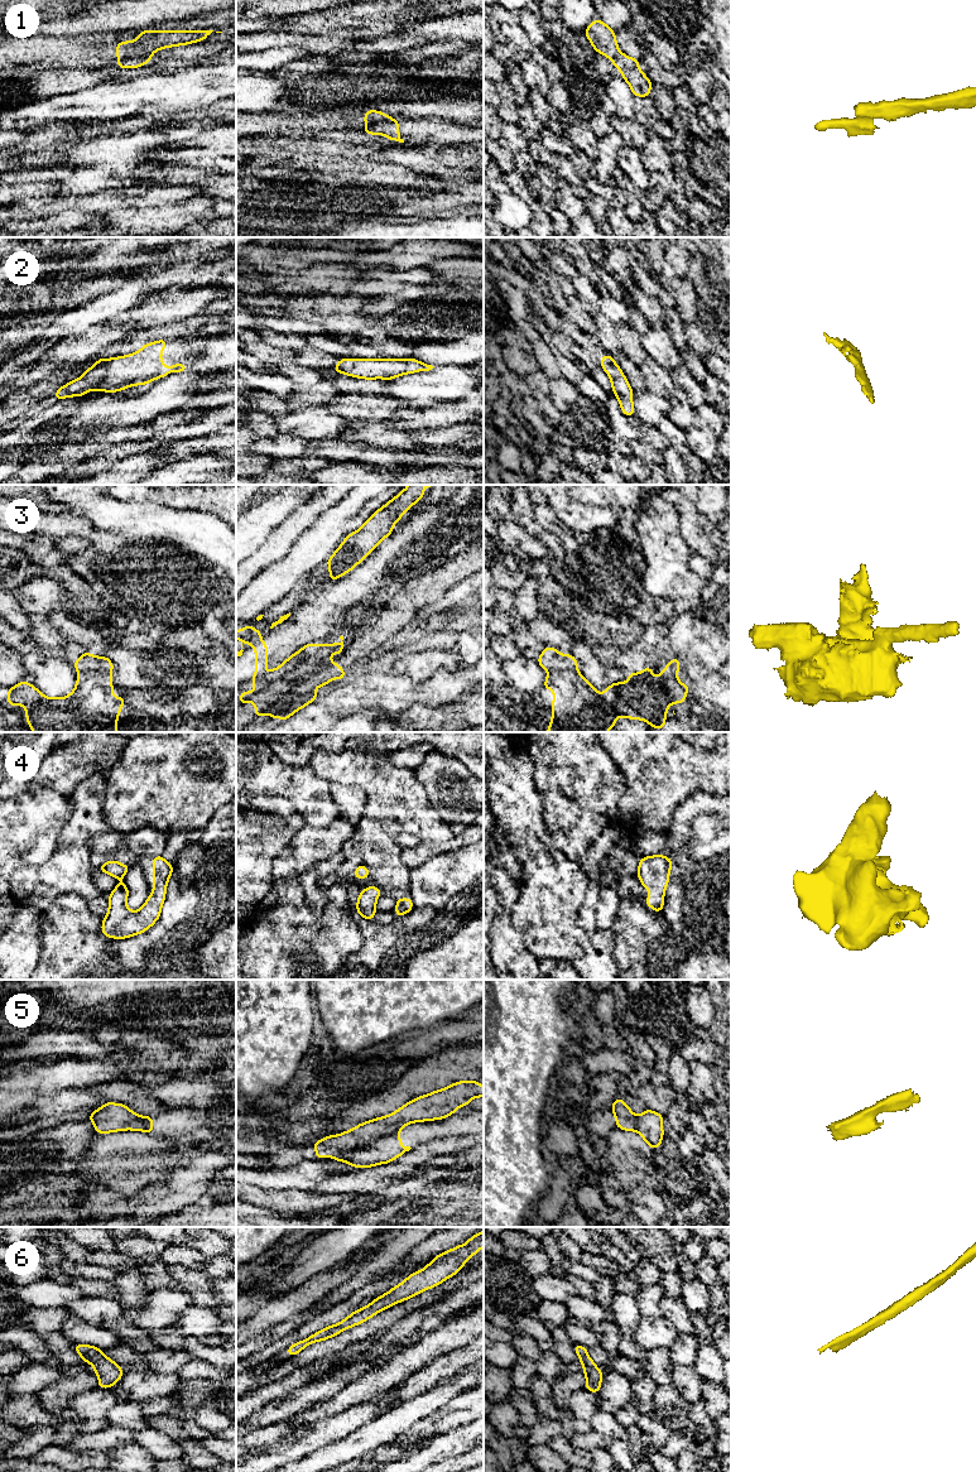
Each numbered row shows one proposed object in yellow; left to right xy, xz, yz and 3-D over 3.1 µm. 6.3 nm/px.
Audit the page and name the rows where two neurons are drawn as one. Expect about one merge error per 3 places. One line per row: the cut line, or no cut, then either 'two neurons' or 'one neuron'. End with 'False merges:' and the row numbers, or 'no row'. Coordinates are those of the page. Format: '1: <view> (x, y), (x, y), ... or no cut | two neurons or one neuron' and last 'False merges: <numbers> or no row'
1: xy (150, 53), (131, 56), (120, 61) | two neurons
2: no cut | one neuron
3: xz (346, 557), (342, 567), (330, 576) | two neurons
4: no cut | one neuron
5: xz (398, 1130), (354, 1149), (335, 1150), (328, 1154) | two neurons
6: no cut | one neuron
False merges: 1, 3, 5

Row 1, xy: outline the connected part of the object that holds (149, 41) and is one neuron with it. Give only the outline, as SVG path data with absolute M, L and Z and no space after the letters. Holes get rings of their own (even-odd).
M141 30L136 40L119 42L116 57L124 61L130 57L153 54L176 45L186 45L206 39L213 30Z

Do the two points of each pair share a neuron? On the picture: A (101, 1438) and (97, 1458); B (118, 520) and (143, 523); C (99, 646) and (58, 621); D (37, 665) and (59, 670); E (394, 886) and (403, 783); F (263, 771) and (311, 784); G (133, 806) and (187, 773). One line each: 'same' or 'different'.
A: different
B: same
C: same
D: same
E: same
F: same
G: same

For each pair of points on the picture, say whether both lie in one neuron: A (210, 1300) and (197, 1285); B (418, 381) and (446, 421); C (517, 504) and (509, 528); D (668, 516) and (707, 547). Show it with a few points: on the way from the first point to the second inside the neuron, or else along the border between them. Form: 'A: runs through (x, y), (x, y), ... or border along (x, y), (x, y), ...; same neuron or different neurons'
A: runs through (206, 1297), (201, 1289); same neuron
B: border along (464, 397), (428, 407), (405, 407); different neurons
C: border along (511, 519), (529, 529); different neurons
D: border along (676, 506), (679, 514), (679, 533), (692, 551); different neurons

